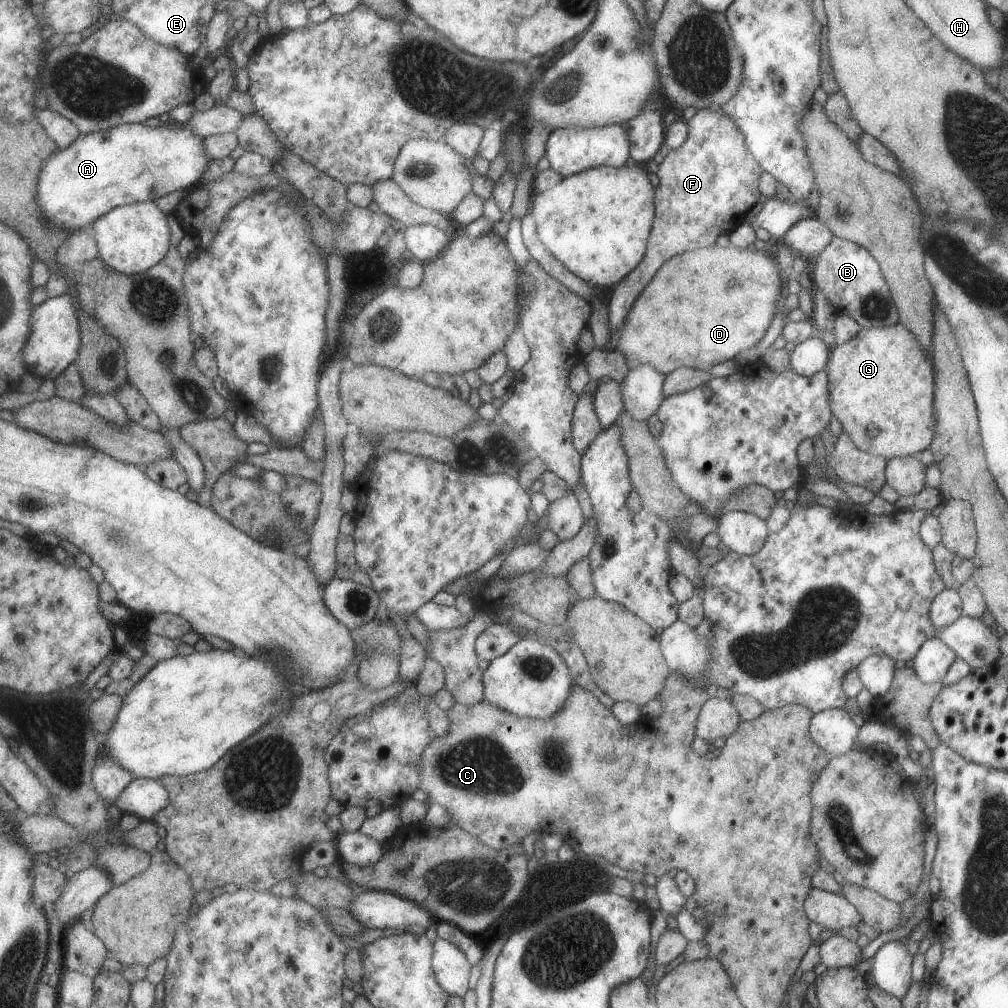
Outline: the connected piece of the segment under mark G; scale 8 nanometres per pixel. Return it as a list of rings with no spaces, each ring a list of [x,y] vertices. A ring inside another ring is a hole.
[[[897,323],[885,328],[860,329],[851,340],[831,347],[825,372],[831,416],[837,419],[857,450],[881,456],[887,462],[891,458],[915,455],[931,444],[935,434],[934,369],[931,358],[905,326]]]

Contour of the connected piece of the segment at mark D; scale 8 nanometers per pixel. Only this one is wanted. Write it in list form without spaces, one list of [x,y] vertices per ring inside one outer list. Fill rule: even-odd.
[[[713,244],[674,255],[661,264],[661,268],[629,308],[627,318],[619,328],[615,349],[625,356],[628,369],[651,364],[663,376],[682,367],[709,371],[763,338],[775,314],[775,304],[779,294],[782,294],[784,279],[773,254],[757,251],[752,246],[736,248],[729,245],[722,248]]]

